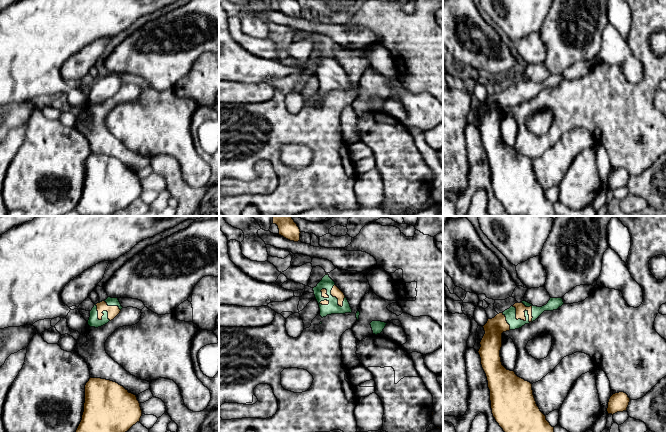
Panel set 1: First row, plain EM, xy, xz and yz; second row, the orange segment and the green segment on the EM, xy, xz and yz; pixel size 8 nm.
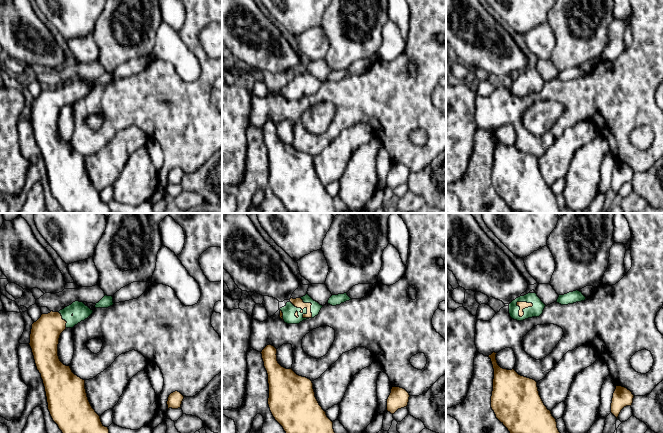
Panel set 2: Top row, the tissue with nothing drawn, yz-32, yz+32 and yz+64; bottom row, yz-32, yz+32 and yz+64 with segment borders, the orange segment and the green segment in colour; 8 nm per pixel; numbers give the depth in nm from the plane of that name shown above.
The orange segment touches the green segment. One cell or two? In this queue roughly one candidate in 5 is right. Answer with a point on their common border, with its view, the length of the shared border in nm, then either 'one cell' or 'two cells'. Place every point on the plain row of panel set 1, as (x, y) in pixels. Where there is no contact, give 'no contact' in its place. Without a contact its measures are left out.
meets orange in yz at (524, 96); contact 190 nm long; one cell

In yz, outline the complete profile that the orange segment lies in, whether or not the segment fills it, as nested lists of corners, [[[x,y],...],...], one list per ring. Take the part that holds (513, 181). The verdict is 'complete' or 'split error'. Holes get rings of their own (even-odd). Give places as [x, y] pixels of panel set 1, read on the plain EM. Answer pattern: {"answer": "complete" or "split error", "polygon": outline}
{"answer": "split error", "polygon": [[[550,74],[542,83],[522,77],[515,79],[509,85],[488,95],[483,102],[485,110],[478,127],[481,141],[486,150],[493,193],[510,216],[556,216],[554,203],[546,196],[546,192],[536,180],[532,160],[518,153],[514,147],[507,146],[501,138],[502,109],[519,105],[525,100],[535,97],[544,87],[557,86],[564,80],[562,74]]]}

